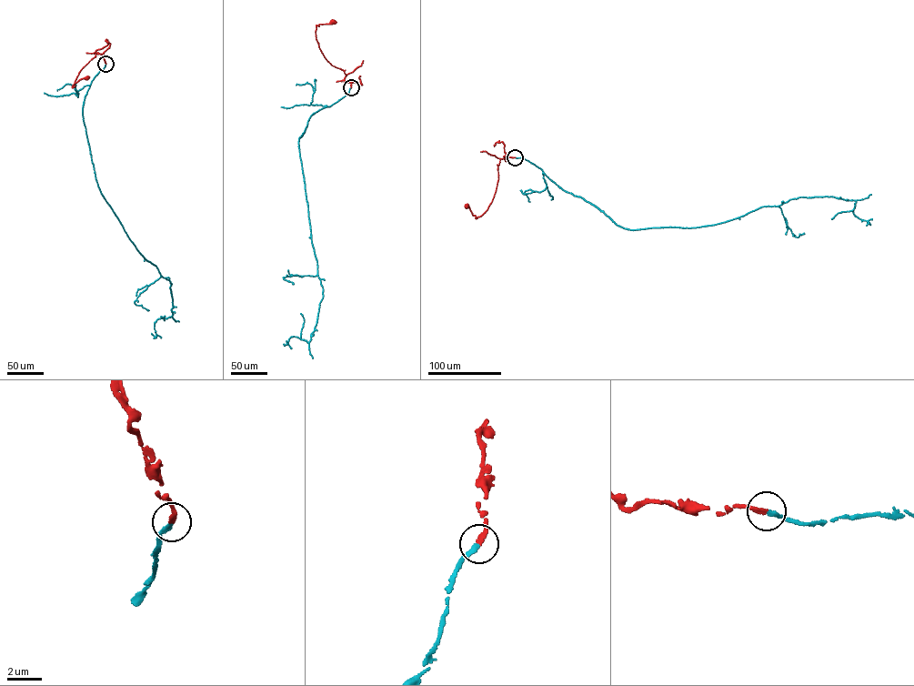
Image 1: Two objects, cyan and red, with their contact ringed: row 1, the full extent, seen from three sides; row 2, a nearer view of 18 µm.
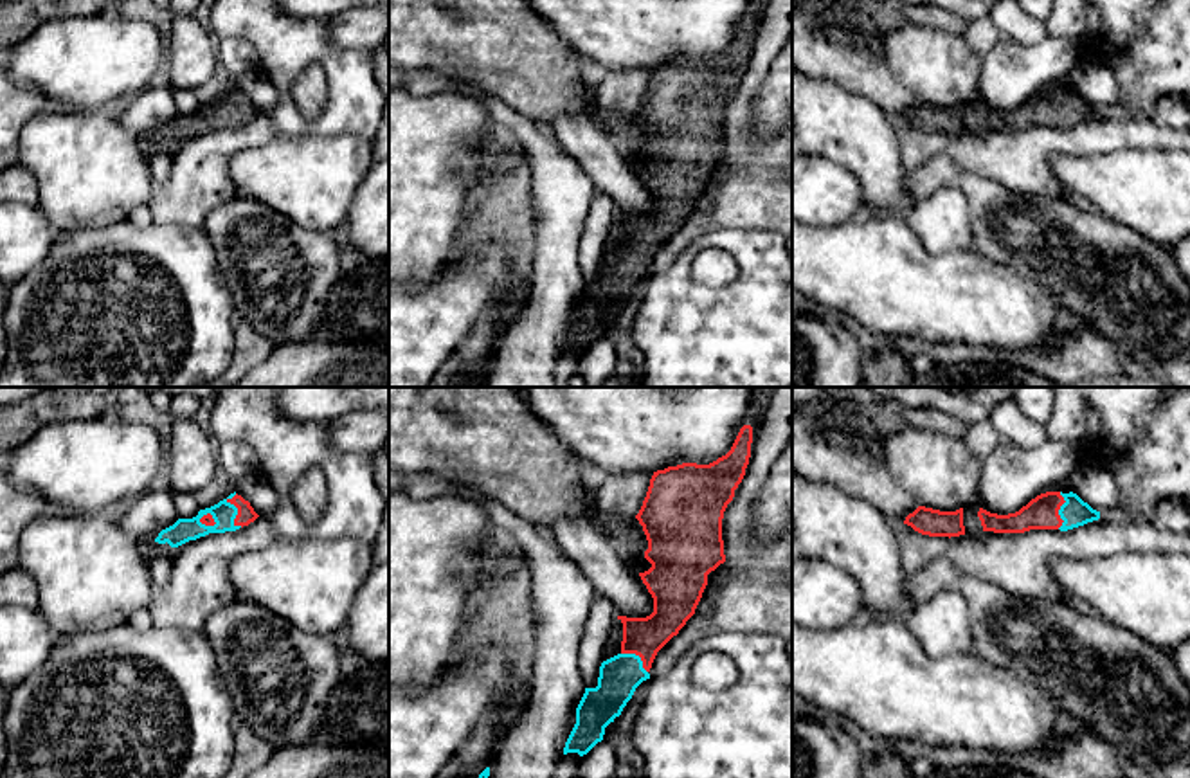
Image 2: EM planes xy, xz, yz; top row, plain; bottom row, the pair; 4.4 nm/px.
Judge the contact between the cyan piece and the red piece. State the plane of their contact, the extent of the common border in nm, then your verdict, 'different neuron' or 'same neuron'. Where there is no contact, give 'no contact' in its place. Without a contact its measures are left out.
contact in xy; length 160 nm; same neuron

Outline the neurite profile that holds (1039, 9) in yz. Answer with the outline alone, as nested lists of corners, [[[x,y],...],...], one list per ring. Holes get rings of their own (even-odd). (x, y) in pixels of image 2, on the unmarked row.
[[[1017,0],[1026,14],[1035,20],[1046,22],[1051,14],[1051,5],[1055,0]]]

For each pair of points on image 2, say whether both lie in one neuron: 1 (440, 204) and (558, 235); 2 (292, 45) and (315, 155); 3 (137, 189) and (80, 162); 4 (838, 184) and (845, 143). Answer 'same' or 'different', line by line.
1: different
2: different
3: same
4: different

